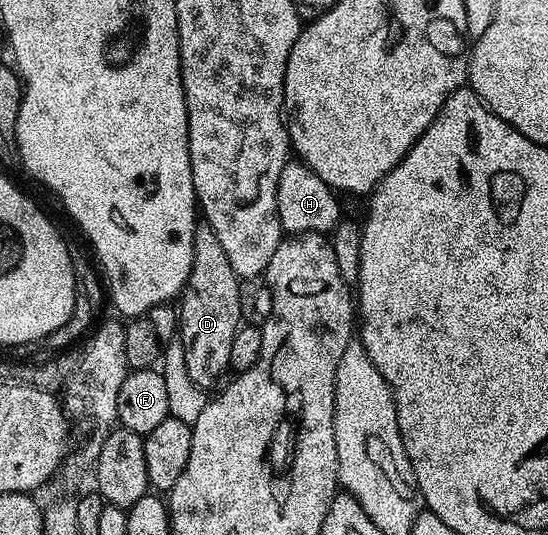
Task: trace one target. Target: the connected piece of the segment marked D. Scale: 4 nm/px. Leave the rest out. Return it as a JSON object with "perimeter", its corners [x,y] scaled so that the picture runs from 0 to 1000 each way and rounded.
{"perimeter":[[[374,419],[356,422],[350,508],[343,516],[339,536],[332,540],[332,572],[327,570],[323,581],[325,624],[336,650],[336,688],[343,710],[363,731],[389,731],[407,712],[405,697],[420,692],[423,634],[431,630],[436,609],[445,602],[442,542],[434,533],[434,512],[423,508],[423,493],[416,493],[416,479],[409,473],[391,428]]]}

